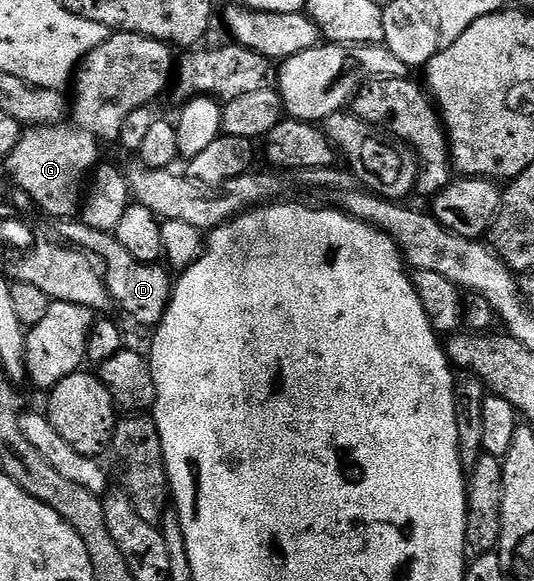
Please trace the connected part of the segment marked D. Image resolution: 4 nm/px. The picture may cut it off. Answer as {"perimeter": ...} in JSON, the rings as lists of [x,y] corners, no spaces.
{"perimeter":[[[68,219],[61,225],[64,226],[60,229],[59,240],[87,253],[102,266],[104,285],[108,288],[108,295],[112,298],[115,308],[120,308],[126,316],[133,317],[140,325],[159,325],[168,300],[172,297],[173,274],[163,264],[136,261],[134,255],[130,255],[130,251],[126,251],[126,247],[122,247],[122,243],[118,243],[113,234],[98,231],[84,224],[83,220]]]}

